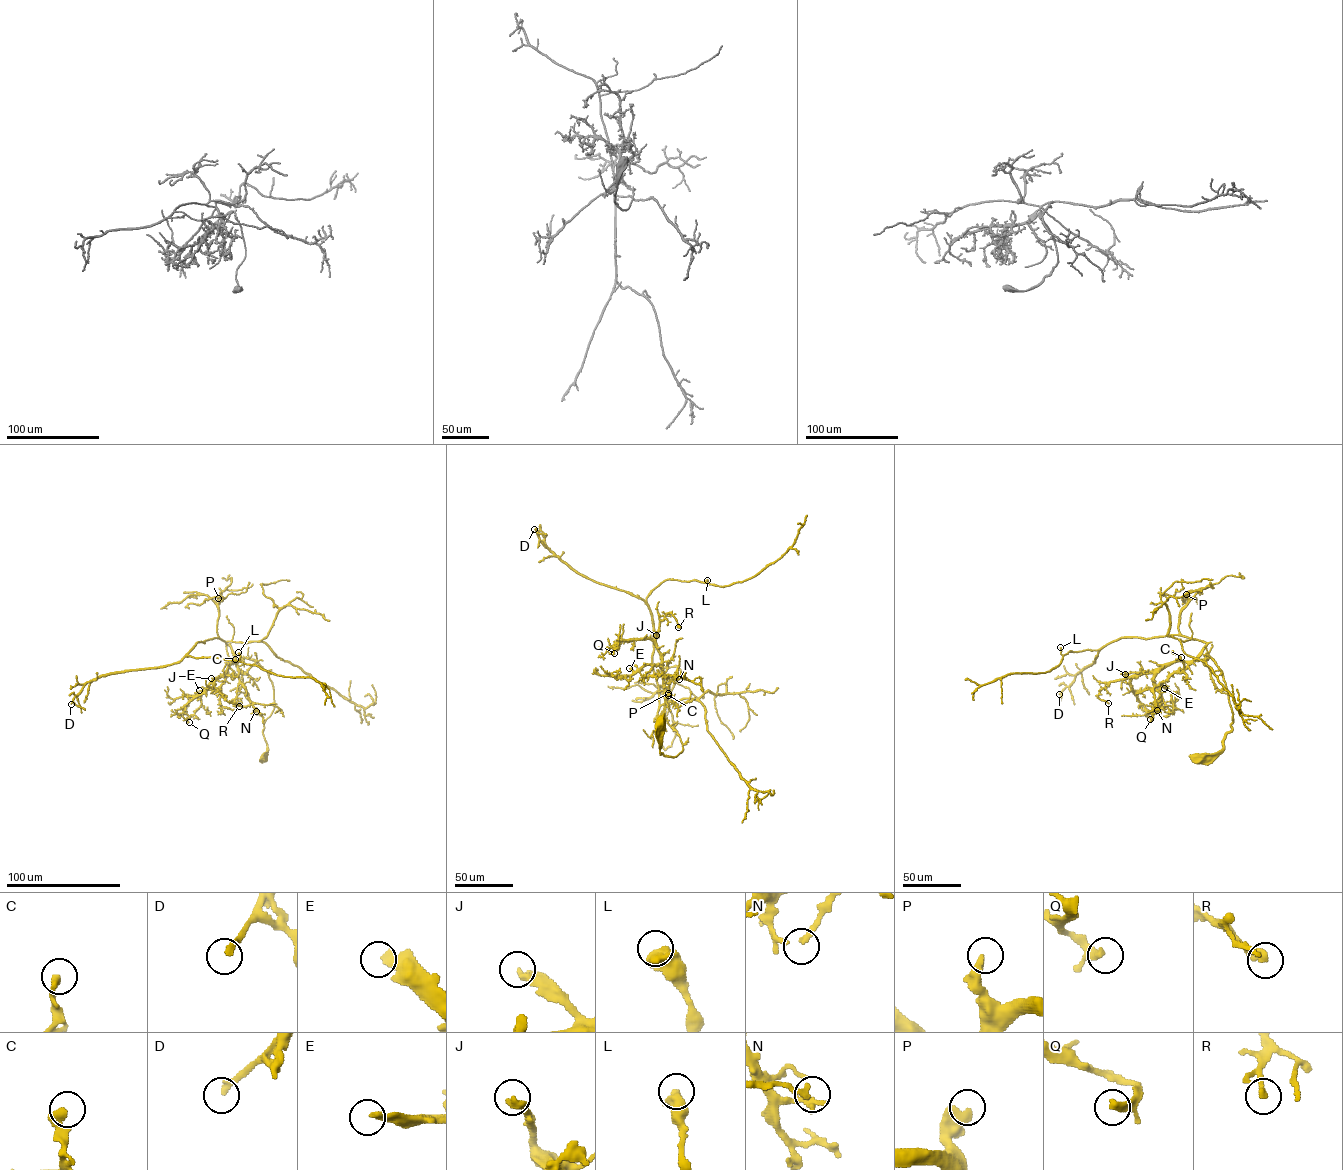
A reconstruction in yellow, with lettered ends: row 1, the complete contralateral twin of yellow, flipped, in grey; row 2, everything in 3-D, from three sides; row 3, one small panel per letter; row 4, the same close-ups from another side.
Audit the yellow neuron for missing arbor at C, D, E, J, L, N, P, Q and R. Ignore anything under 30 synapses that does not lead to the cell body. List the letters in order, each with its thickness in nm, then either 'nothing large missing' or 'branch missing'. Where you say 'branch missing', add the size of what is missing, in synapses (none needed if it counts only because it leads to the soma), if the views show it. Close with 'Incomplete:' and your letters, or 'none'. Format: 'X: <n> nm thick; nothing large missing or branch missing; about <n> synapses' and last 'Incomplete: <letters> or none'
C: 320 nm thick; nothing large missing
D: 240 nm thick; nothing large missing
E: 360 nm thick; nothing large missing
J: 400 nm thick; nothing large missing
L: 550 nm thick; nothing large missing
N: 170 nm thick; nothing large missing
P: 440 nm thick; nothing large missing
Q: 300 nm thick; nothing large missing
R: 260 nm thick; nothing large missing
Incomplete: none

